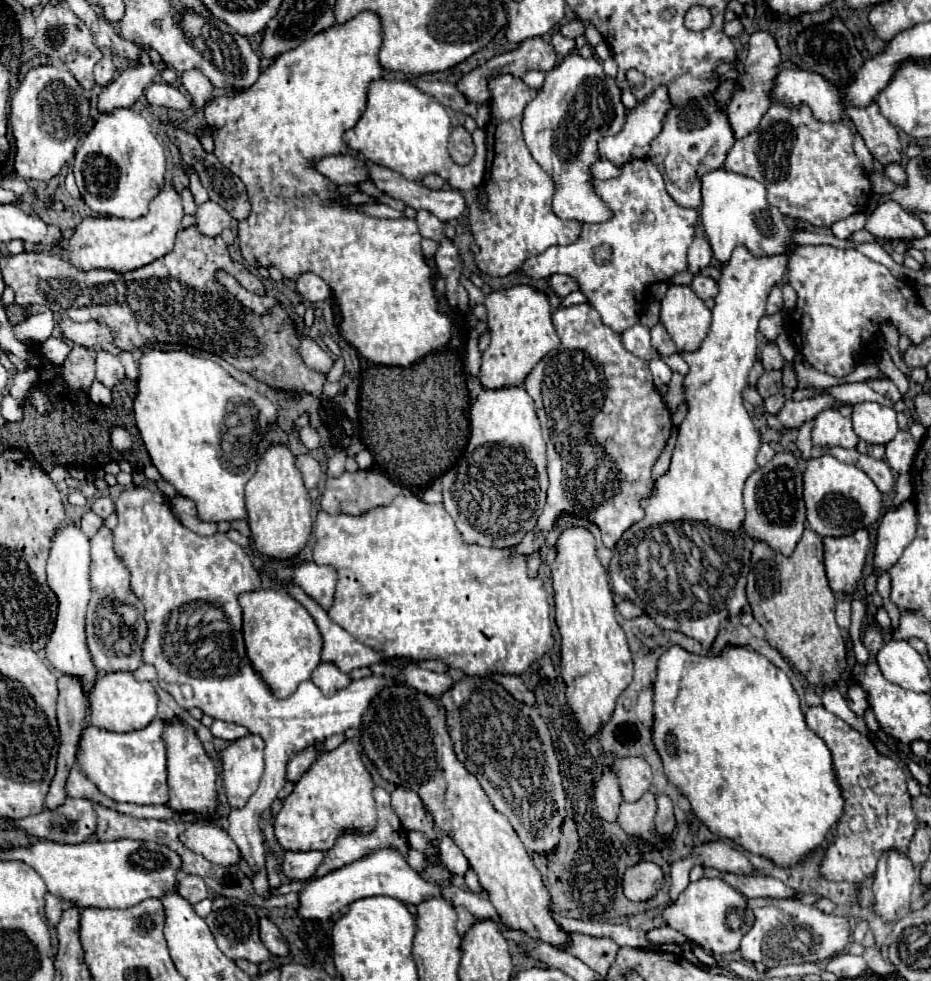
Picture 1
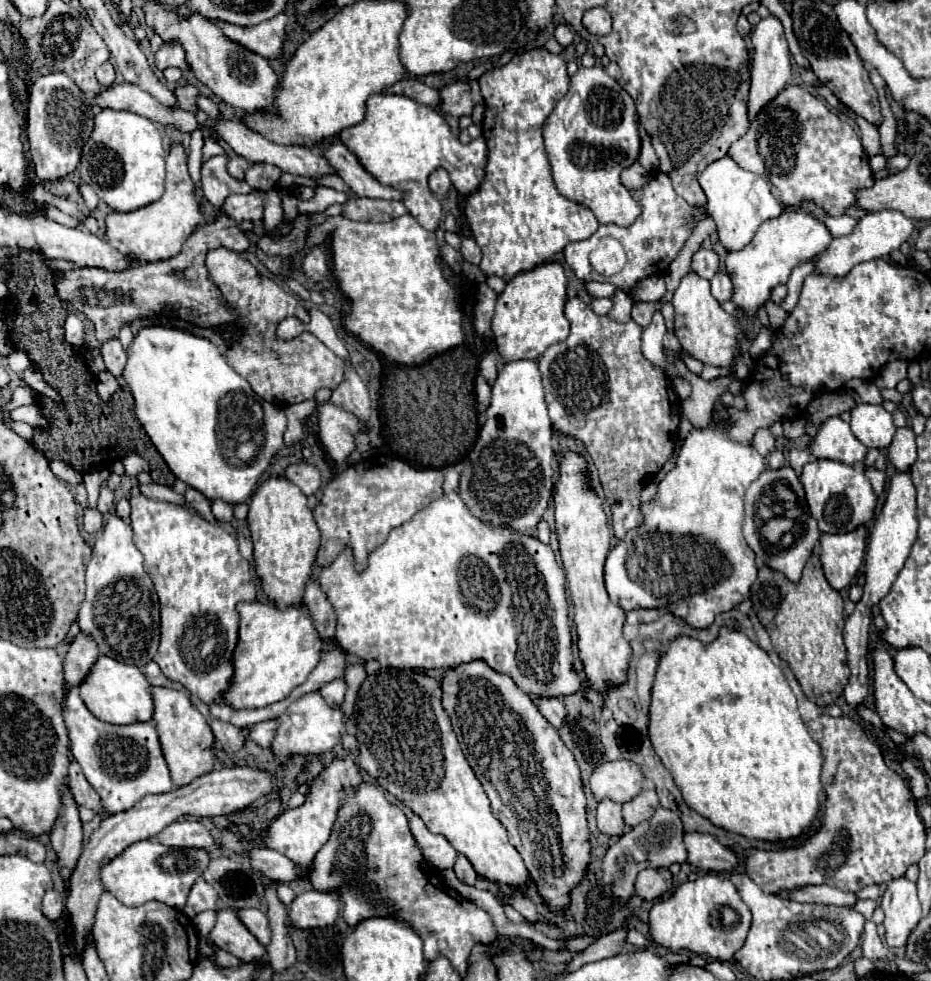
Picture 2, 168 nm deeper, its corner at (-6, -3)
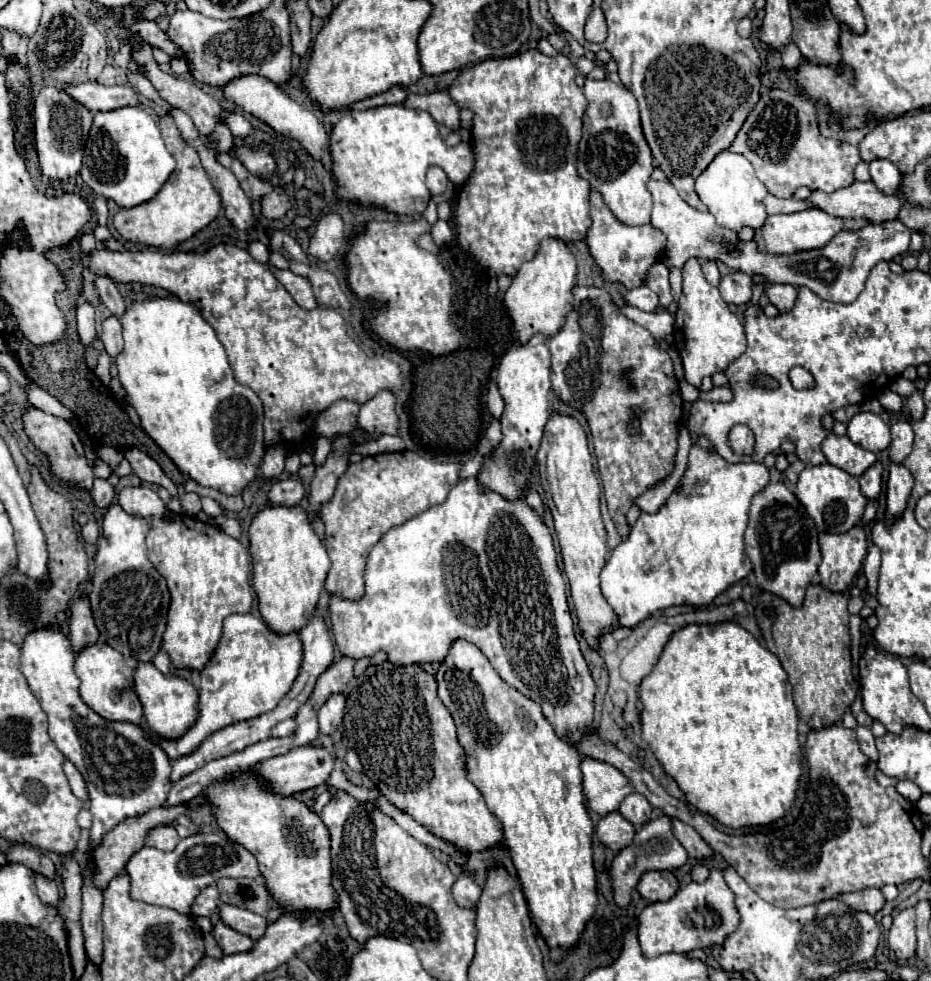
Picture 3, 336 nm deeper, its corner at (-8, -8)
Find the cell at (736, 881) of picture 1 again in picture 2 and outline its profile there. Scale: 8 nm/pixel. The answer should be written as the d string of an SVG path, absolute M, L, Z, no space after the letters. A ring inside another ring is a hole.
M818 885L818 887L800 887L794 889L788 899L794 899L798 903L820 903L820 905L846 905L846 907L854 907L858 897L856 893L846 893L842 889L830 887L830 885Z

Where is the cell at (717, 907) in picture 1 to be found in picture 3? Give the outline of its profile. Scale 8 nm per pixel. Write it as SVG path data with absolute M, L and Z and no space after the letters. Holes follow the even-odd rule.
M712 870L708 880L698 884L698 882L692 882L684 888L680 888L670 900L666 902L654 902L654 904L648 904L640 916L638 916L638 942L644 950L646 956L654 958L658 954L664 954L664 952L674 952L674 954L688 954L692 950L698 950L698 948L710 948L714 944L722 946L724 940L734 934L740 926L740 914L736 910L736 904L734 904L734 894L730 892L730 888L726 886L724 878L722 878L722 872L720 870Z

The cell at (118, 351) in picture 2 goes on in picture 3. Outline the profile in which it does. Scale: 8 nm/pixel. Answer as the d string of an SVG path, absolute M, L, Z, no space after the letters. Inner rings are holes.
M110 316L102 322L100 340L104 342L104 348L110 354L110 358L116 358L122 352L122 326L120 326L118 318Z

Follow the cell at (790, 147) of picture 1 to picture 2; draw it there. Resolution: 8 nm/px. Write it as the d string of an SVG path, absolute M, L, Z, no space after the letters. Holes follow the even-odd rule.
M798 85L784 87L784 91L780 91L754 119L750 119L748 131L736 143L732 143L728 155L740 167L762 177L766 175L772 185L774 197L788 207L798 207L802 199L810 199L830 215L844 215L844 209L854 203L854 191L874 185L868 155L856 131L840 115L830 111L828 105L824 105L810 91L804 91L804 87Z

